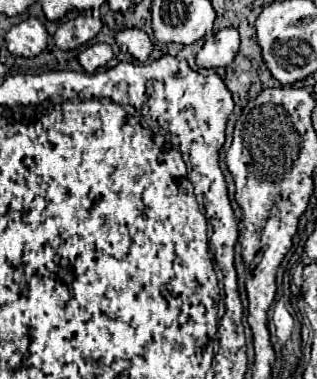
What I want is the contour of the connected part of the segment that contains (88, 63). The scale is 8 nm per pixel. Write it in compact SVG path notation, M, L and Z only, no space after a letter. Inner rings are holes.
M93 43L89 45L87 49L83 49L77 59L81 63L81 67L87 71L87 73L93 73L97 71L99 67L107 65L107 61L113 57L113 51L111 51L111 45L107 43Z

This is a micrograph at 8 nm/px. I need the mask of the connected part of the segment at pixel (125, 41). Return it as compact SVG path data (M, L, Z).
M123 29L117 33L117 45L127 51L129 55L133 55L135 59L139 61L147 61L151 49L153 49L153 43L149 39L149 35L141 29Z

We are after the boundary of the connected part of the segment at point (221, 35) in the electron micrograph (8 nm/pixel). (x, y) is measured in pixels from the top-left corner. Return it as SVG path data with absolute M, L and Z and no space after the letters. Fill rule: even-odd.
M221 29L211 39L205 41L201 51L195 57L197 67L215 69L229 65L235 59L239 49L239 33L235 29Z

